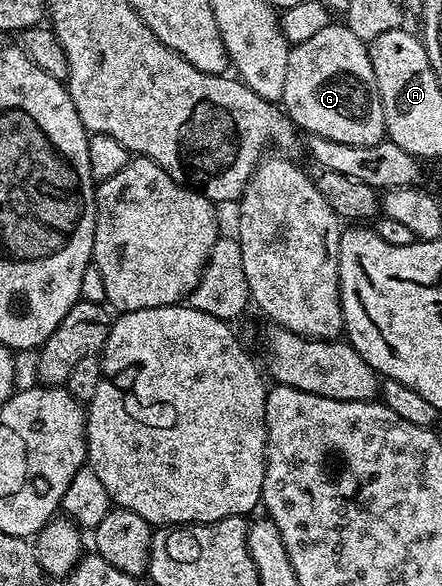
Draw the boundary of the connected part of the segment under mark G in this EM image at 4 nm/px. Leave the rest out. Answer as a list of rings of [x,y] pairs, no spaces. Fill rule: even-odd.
[[[331,24],[315,32],[311,40],[290,49],[280,105],[294,127],[306,135],[318,134],[327,140],[339,140],[339,144],[356,146],[379,144],[387,138],[369,47],[344,24]]]

